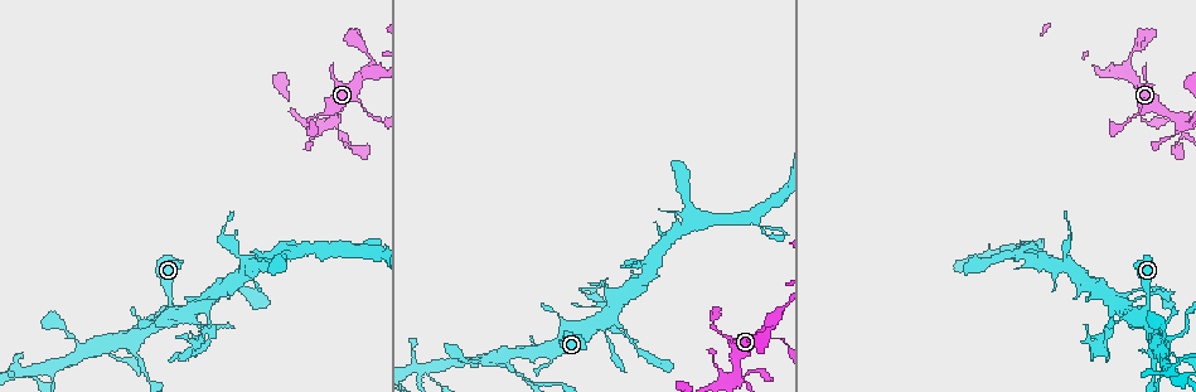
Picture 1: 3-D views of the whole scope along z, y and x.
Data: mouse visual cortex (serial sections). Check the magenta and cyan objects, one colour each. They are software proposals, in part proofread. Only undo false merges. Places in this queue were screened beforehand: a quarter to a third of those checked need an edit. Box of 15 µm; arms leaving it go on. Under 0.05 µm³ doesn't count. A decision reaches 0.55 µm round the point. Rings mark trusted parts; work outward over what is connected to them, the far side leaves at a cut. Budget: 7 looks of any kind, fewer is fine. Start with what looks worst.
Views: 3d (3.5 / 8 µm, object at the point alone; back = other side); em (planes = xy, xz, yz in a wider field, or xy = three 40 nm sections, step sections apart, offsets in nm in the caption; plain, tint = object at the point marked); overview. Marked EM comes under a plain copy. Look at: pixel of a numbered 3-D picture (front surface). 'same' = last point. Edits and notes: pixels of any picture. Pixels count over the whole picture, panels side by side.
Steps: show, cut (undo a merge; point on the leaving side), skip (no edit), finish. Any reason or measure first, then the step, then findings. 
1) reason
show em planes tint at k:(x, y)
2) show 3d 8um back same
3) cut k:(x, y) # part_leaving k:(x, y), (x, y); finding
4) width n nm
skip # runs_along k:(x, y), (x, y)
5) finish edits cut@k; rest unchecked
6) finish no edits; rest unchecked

sharp bend
show 3d 3.5um back at 1:(197, 337)

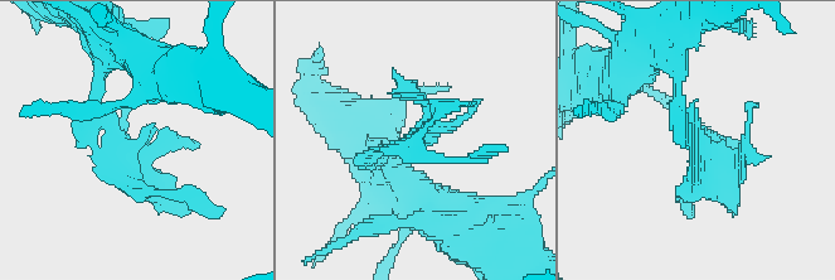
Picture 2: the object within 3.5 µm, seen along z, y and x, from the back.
skip # runs_along 2:(98, 92), (91, 119), (173, 208); one cell here

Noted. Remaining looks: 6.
show 3d 3.5um at 1:(334, 121)

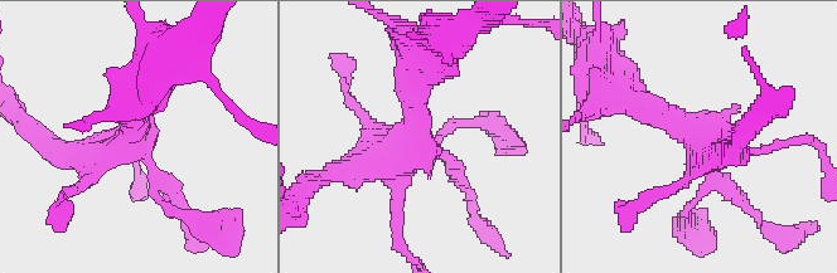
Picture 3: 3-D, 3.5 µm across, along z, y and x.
show em xy step 3 tint at 3:(134, 140)

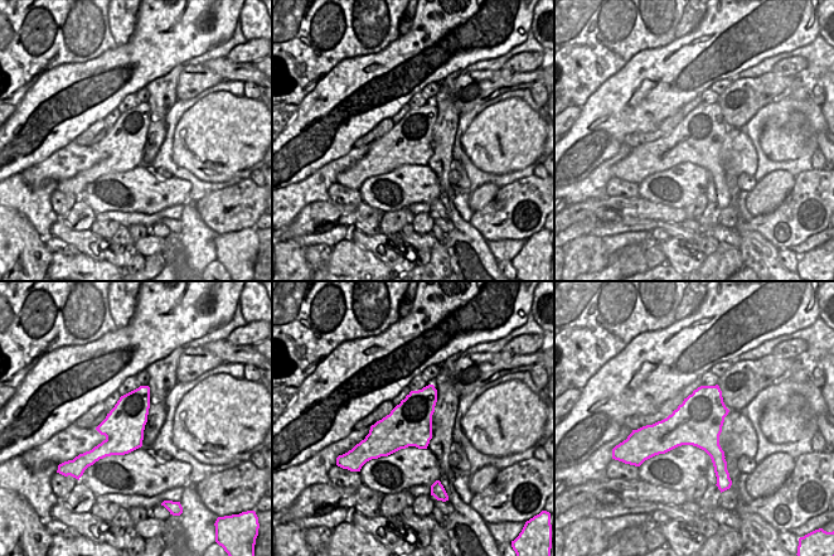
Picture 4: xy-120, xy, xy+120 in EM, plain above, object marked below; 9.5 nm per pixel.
width 440 nm
skip # runs_along 3:(417, 74), (417, 145), (339, 171); one cell here

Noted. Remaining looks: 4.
looks like a crossing
show 3d 8um back at 1:(503, 361)

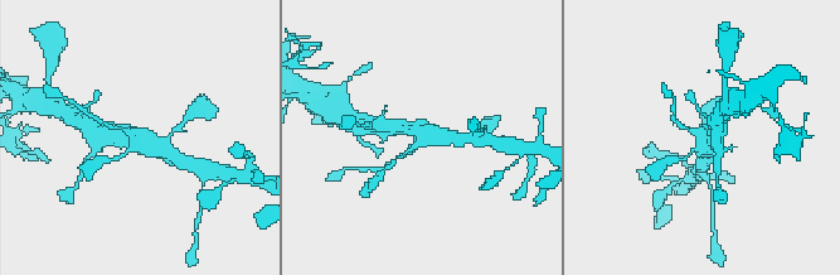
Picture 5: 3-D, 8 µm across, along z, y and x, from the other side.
zoom in
show 3d 3.5um at 5:(421, 142)

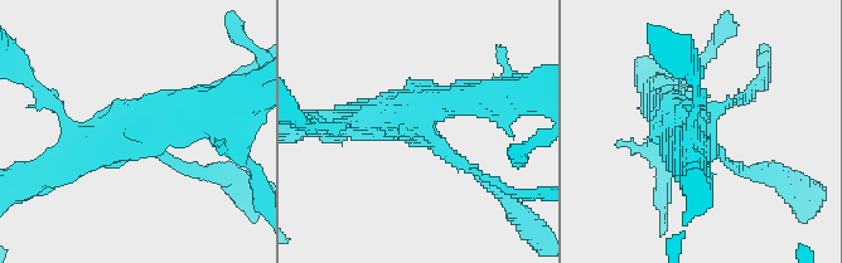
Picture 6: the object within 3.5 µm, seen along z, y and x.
now the EM
show em xy step 2 tint at 6:(421, 131)

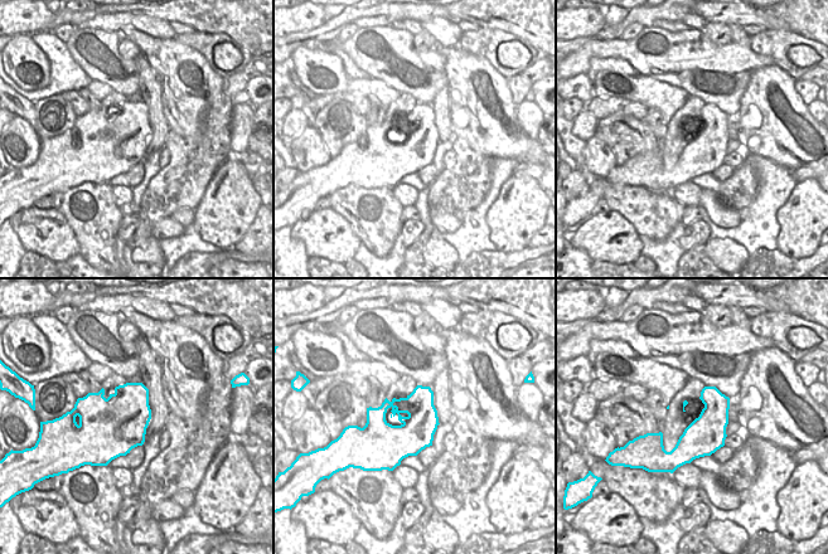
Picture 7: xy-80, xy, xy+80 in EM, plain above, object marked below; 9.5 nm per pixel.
width 550 nm
skip # runs_along 6:(201, 116), (150, 120), (49, 170); one cell here

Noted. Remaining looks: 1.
finish no edits; rest unchecked

